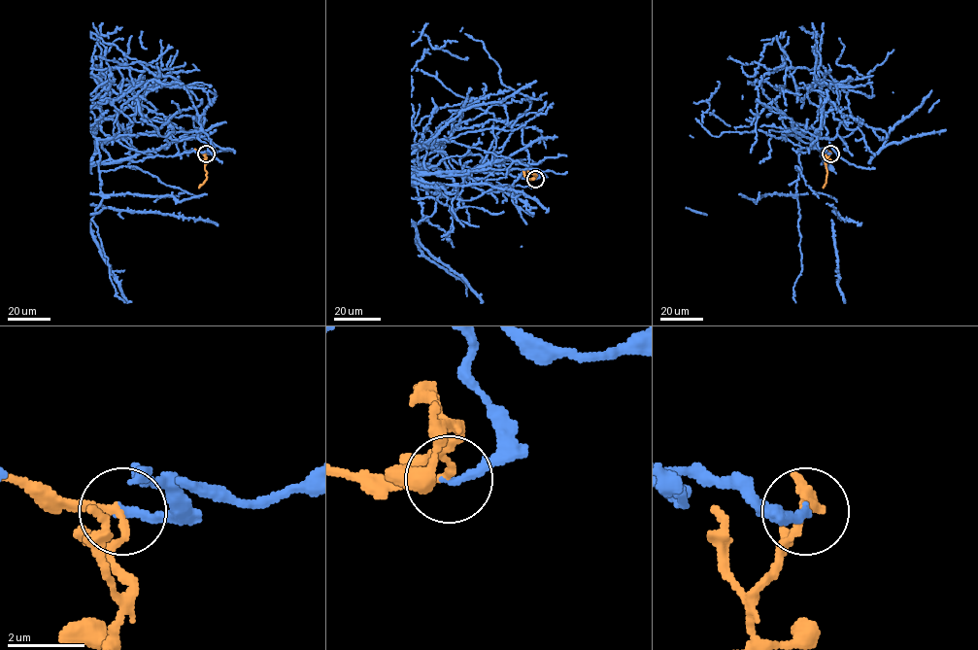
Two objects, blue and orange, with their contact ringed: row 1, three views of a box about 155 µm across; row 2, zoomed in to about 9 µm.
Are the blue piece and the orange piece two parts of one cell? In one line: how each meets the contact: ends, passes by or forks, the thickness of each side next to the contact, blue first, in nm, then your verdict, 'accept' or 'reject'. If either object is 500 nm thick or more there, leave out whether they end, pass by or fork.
blue ends; orange passes by; calibres 200 and 170 nm; reject

